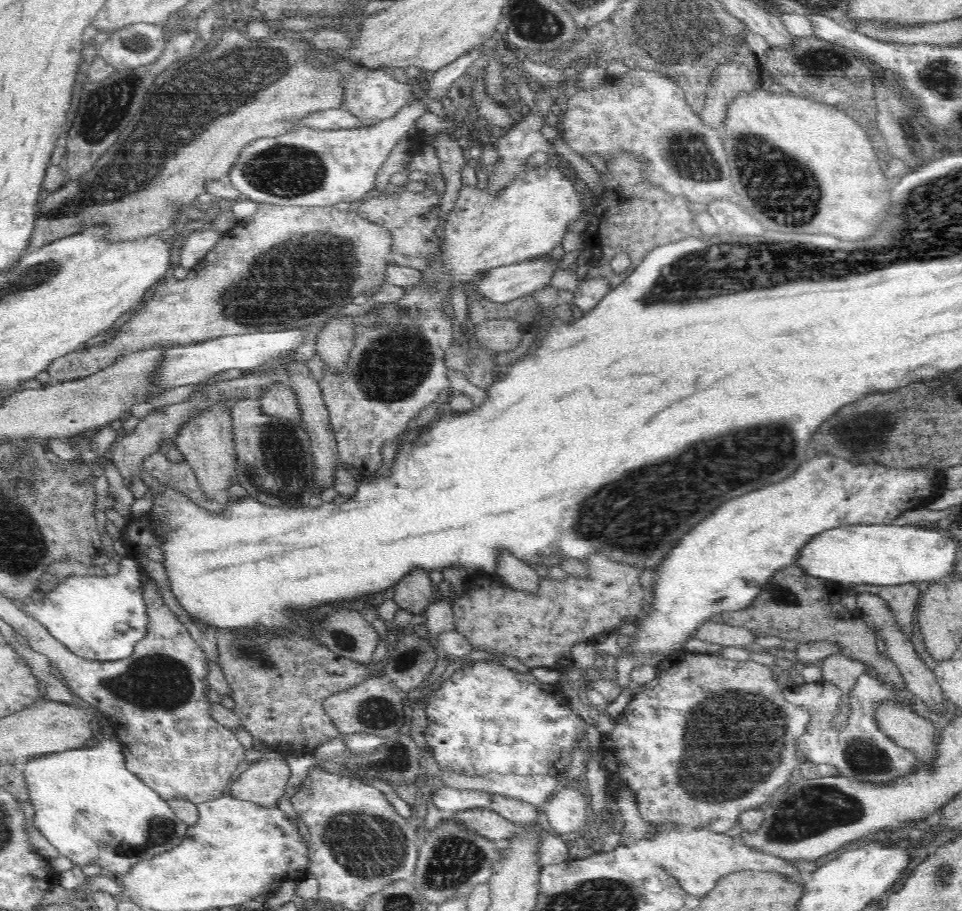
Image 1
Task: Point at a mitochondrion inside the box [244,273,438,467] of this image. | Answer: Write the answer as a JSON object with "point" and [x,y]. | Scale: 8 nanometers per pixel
{"point":[410,354]}

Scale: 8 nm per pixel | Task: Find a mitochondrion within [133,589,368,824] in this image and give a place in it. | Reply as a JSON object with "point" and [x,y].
{"point":[258,657]}

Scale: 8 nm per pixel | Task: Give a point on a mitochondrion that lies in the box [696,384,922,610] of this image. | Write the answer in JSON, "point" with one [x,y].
{"point":[871,433]}

